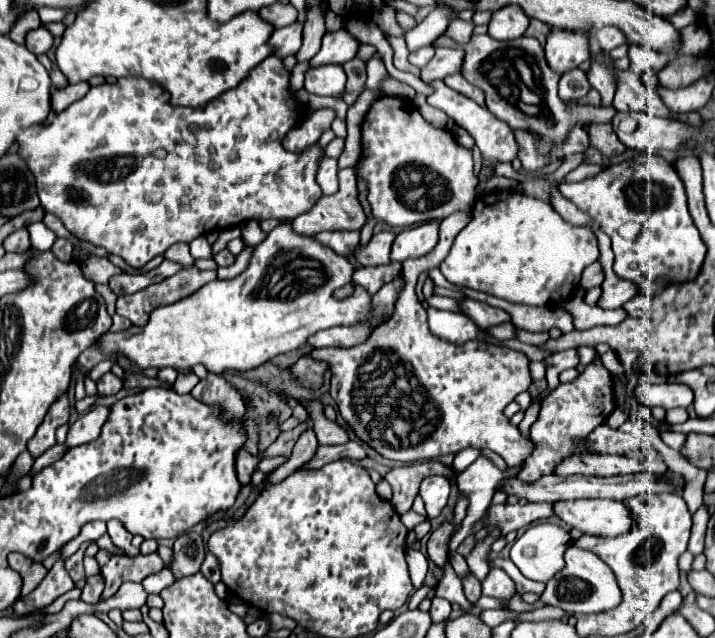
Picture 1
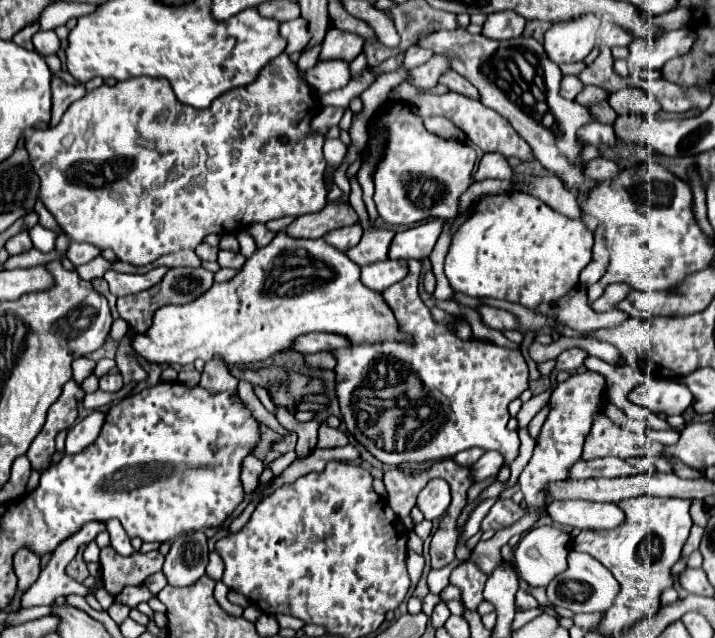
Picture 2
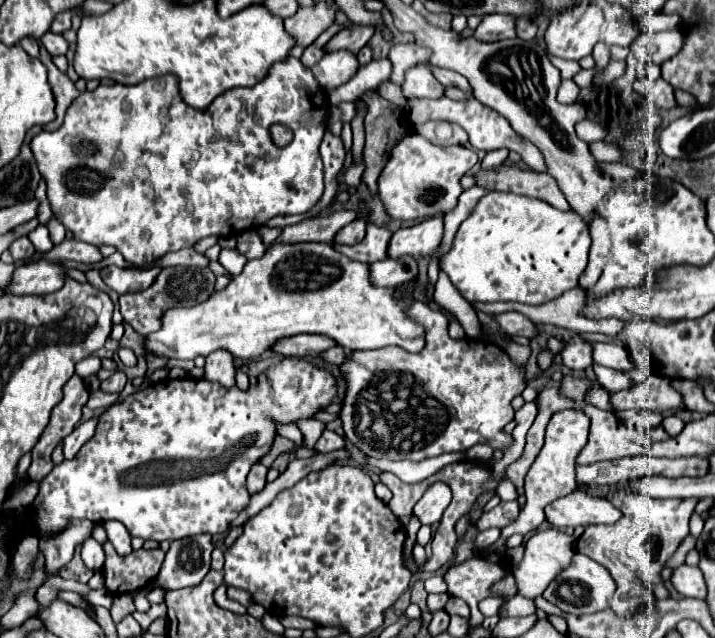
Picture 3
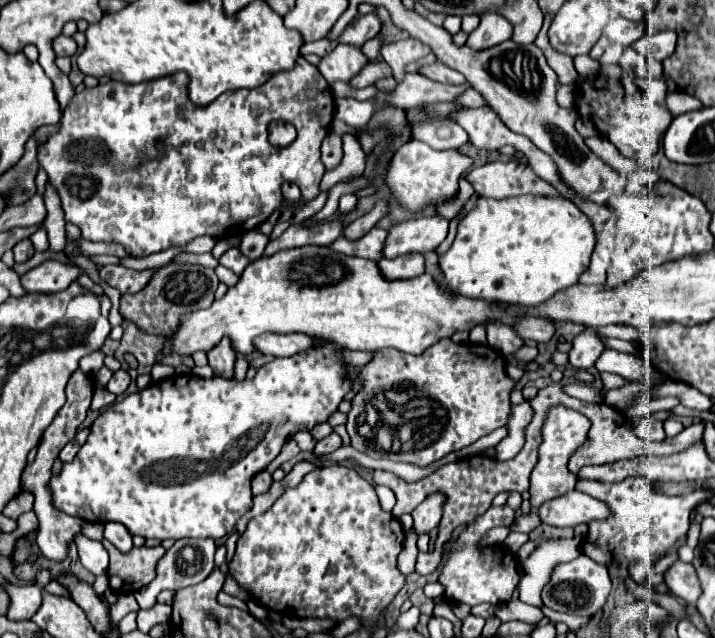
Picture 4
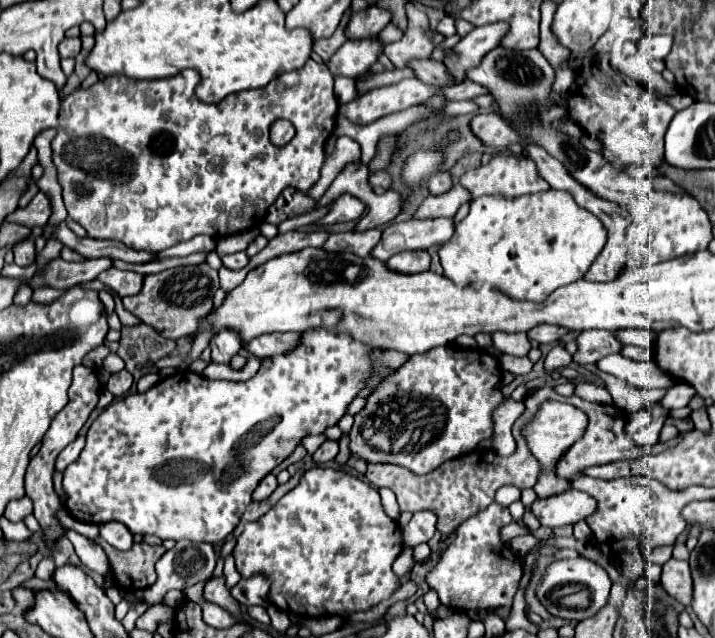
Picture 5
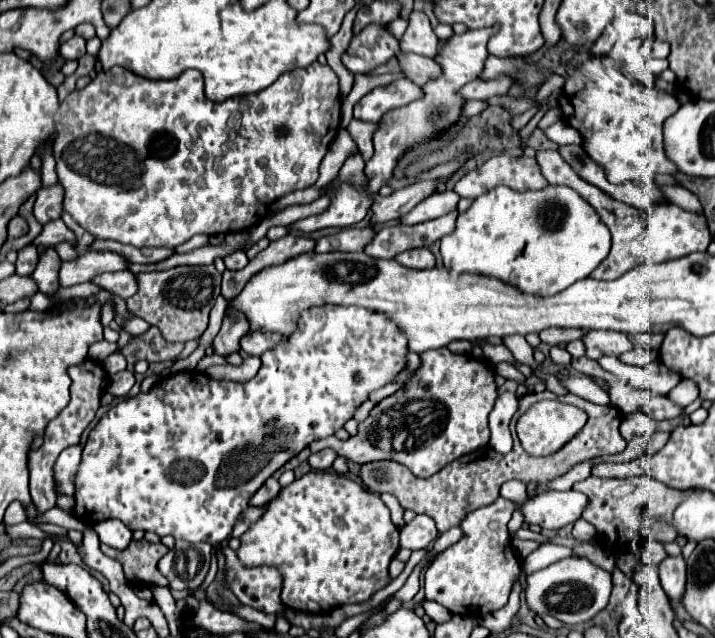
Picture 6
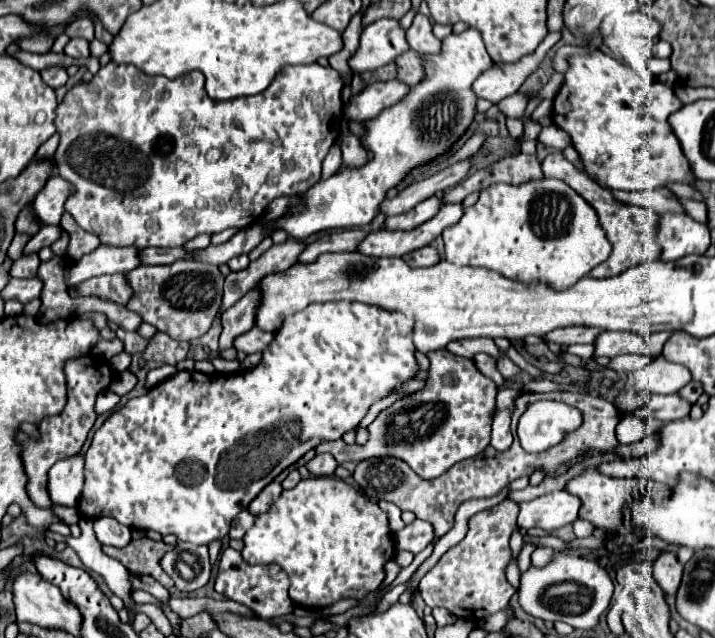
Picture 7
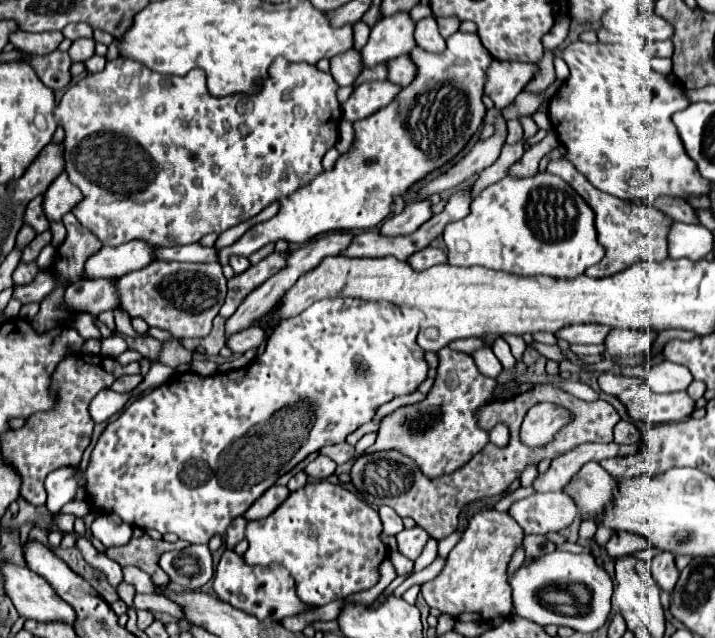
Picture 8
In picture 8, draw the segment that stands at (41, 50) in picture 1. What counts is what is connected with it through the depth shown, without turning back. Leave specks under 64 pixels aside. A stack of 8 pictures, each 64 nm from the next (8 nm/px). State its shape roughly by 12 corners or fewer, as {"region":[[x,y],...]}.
{"region":[[78,38],[68,54],[72,62],[94,56],[94,38]]}

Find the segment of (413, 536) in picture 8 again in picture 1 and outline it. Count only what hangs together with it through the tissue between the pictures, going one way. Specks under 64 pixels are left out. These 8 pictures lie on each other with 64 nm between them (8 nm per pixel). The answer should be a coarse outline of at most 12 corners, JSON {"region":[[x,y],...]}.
{"region":[[430,476],[420,486],[426,516],[440,516],[450,496],[444,476]]}

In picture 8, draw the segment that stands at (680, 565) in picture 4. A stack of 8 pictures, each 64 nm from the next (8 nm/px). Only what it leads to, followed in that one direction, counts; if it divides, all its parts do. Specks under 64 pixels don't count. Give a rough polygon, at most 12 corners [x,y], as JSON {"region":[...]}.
{"region":[[670,552],[654,556],[650,570],[658,586],[672,592],[678,568]]}

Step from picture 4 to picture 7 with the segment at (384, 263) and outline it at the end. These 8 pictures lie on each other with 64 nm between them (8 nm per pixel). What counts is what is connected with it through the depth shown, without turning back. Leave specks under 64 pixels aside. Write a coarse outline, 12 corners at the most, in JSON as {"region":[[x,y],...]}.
{"region":[[424,246],[402,257],[413,268],[440,262],[432,246]]}

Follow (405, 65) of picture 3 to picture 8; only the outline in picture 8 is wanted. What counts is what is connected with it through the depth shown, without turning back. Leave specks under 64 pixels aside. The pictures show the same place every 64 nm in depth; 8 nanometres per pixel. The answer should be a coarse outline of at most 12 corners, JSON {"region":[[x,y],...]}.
{"region":[[436,18],[416,24],[416,44],[428,52],[442,52]]}

